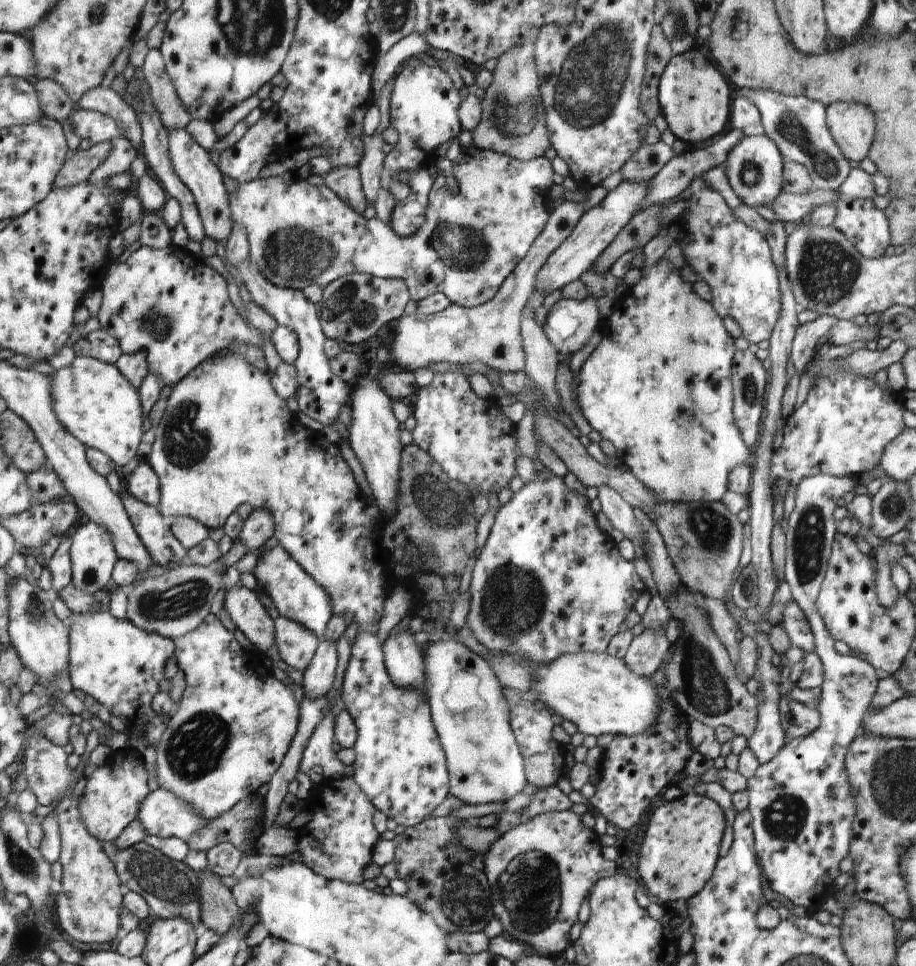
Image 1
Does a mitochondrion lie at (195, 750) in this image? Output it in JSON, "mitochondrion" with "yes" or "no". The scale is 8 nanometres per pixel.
{"mitochondrion":"yes"}

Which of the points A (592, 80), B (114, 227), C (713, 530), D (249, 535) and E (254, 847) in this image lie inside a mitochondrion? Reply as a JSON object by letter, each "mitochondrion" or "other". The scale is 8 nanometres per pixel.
{"A":"mitochondrion","B":"other","C":"mitochondrion","D":"other","E":"other"}

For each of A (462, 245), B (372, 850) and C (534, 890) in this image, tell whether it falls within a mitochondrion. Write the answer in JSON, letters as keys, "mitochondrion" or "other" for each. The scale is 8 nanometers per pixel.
{"A":"mitochondrion","B":"other","C":"mitochondrion"}

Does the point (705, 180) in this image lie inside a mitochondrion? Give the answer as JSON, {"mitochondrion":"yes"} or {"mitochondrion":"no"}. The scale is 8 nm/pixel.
{"mitochondrion":"no"}

